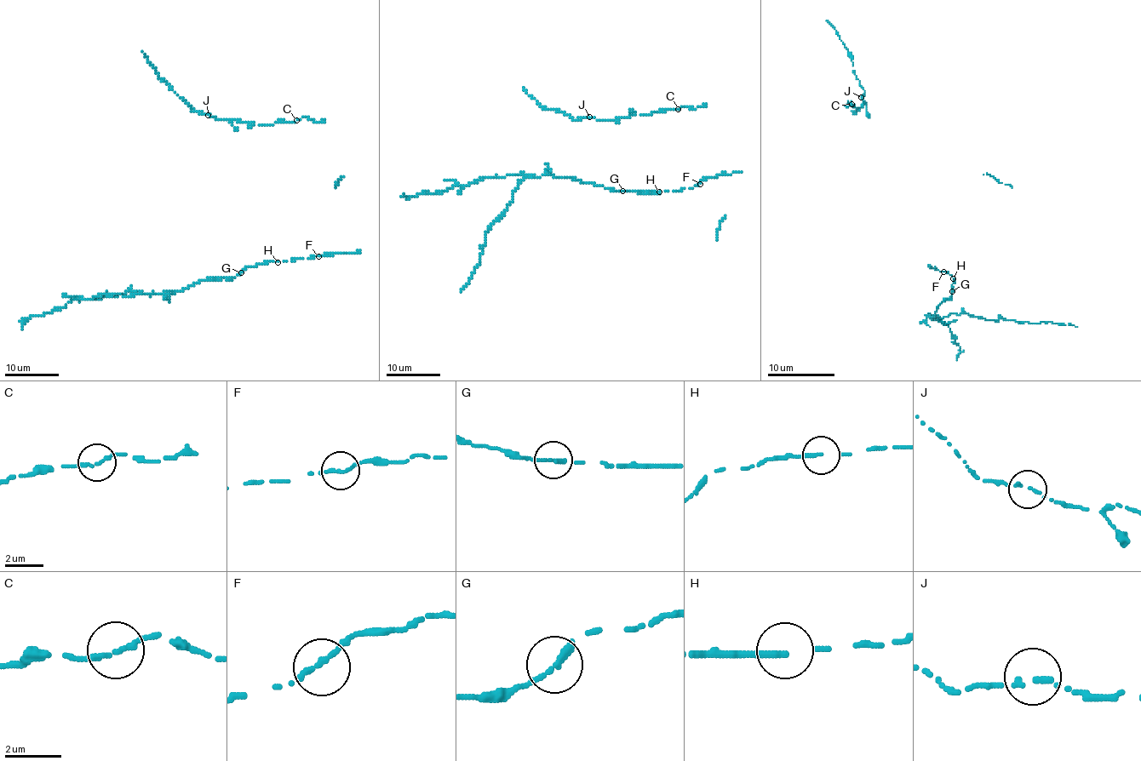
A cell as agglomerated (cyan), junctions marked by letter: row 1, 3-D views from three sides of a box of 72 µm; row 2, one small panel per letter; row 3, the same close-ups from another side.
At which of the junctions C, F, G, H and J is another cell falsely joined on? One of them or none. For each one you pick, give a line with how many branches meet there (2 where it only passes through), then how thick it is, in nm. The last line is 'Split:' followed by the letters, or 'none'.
Split: none

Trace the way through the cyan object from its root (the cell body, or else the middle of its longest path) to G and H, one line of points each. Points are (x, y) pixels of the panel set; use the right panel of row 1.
G: (935, 266), (937, 270), (952, 275), (952, 291)
H: (935, 266), (940, 271), (948, 271), (953, 278)

